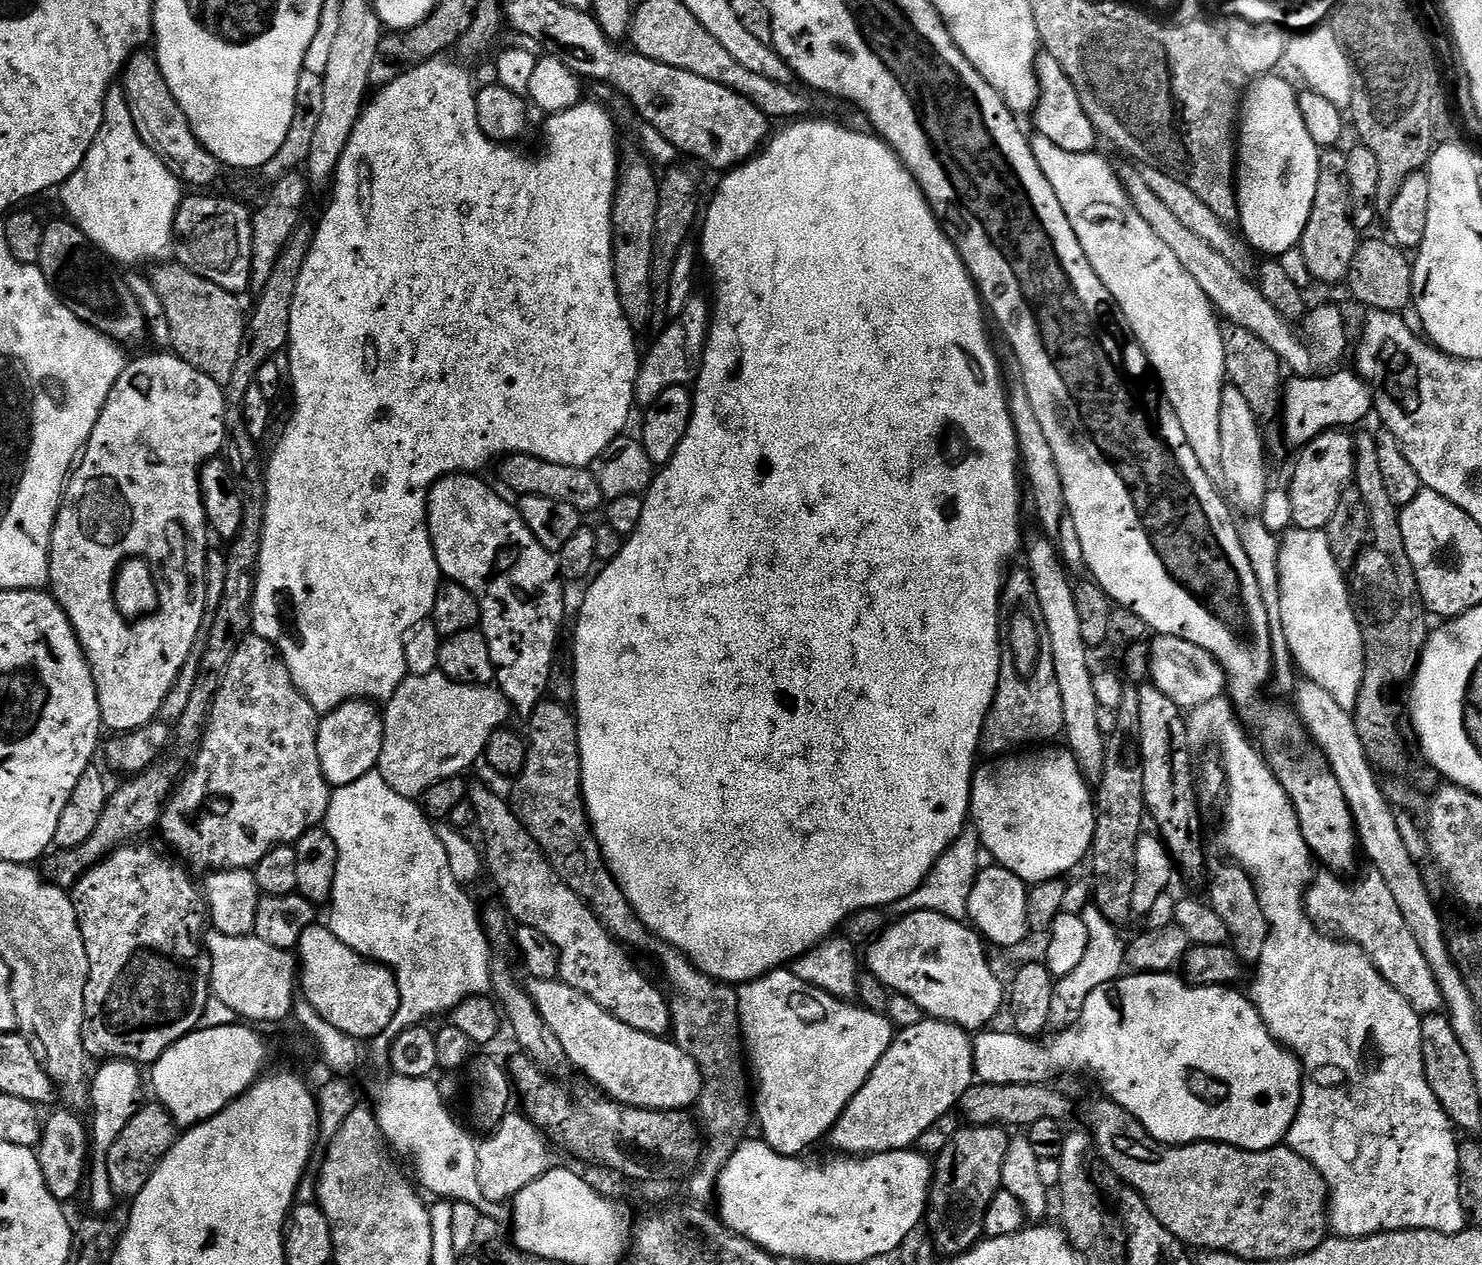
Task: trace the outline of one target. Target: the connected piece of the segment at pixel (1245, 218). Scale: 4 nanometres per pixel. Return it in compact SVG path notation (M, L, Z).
M1269 74L1257 76L1247 85L1242 96L1242 103L1238 109L1238 167L1236 170L1236 201L1240 207L1240 218L1238 221L1239 231L1243 239L1247 241L1253 249L1256 248L1268 258L1284 258L1287 252L1299 245L1302 234L1306 230L1306 222L1310 218L1310 210L1314 206L1314 190L1318 188L1318 162L1320 161L1321 149L1316 147L1314 138L1310 138L1310 130L1306 130L1306 122L1302 122L1302 112L1298 101L1297 89L1292 89L1280 74Z

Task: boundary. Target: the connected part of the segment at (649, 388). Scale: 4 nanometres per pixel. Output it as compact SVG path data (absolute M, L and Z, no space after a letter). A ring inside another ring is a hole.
M699 294L693 295L671 323L653 342L652 349L643 353L640 373L636 375L637 405L647 406L654 403L662 390L691 385L700 374L700 364L704 361L704 343L708 341L710 327L709 301L704 301Z

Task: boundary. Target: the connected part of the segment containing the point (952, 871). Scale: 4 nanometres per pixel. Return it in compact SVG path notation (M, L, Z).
M965 827L962 835L944 852L942 858L932 867L932 873L924 879L906 898L891 905L893 917L908 916L911 912L937 912L946 914L946 918L968 920L968 895L981 871L978 866L978 850L981 847L980 838L973 827Z

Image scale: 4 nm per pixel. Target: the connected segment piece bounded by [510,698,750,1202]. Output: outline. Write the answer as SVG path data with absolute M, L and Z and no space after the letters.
M545 698L527 720L525 764L512 785L512 809L562 882L566 882L566 886L586 902L588 909L621 945L629 944L640 952L648 952L652 948L653 958L660 963L669 986L676 991L676 997L670 1000L670 1036L700 1068L702 1083L694 1112L697 1112L699 1127L706 1137L700 1163L687 1177L686 1183L689 1194L696 1199L693 1201L708 1202L704 1200L713 1199L720 1172L741 1140L745 1139L748 1116L750 1120L750 1076L746 1071L746 1049L740 1035L736 988L699 972L676 948L653 936L630 906L620 884L612 877L600 853L596 835L592 833L592 823L588 821L584 805L584 791L580 788L580 747L575 715L558 701Z

